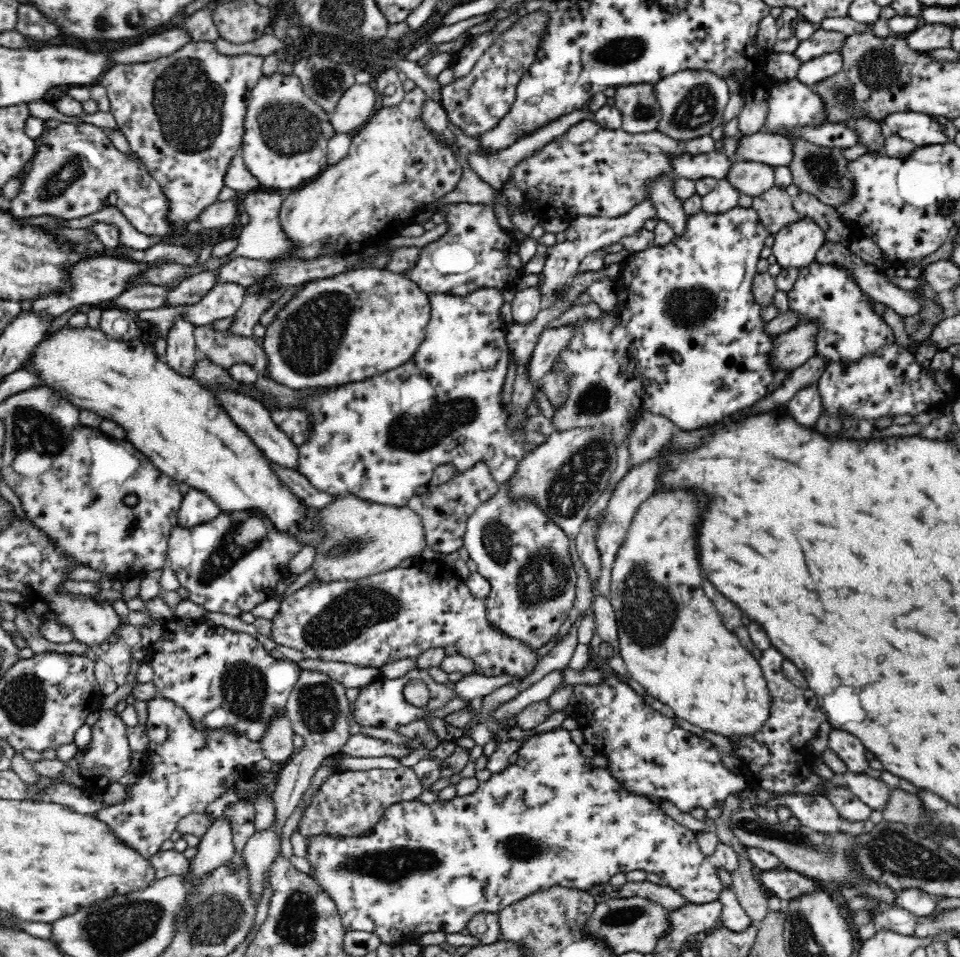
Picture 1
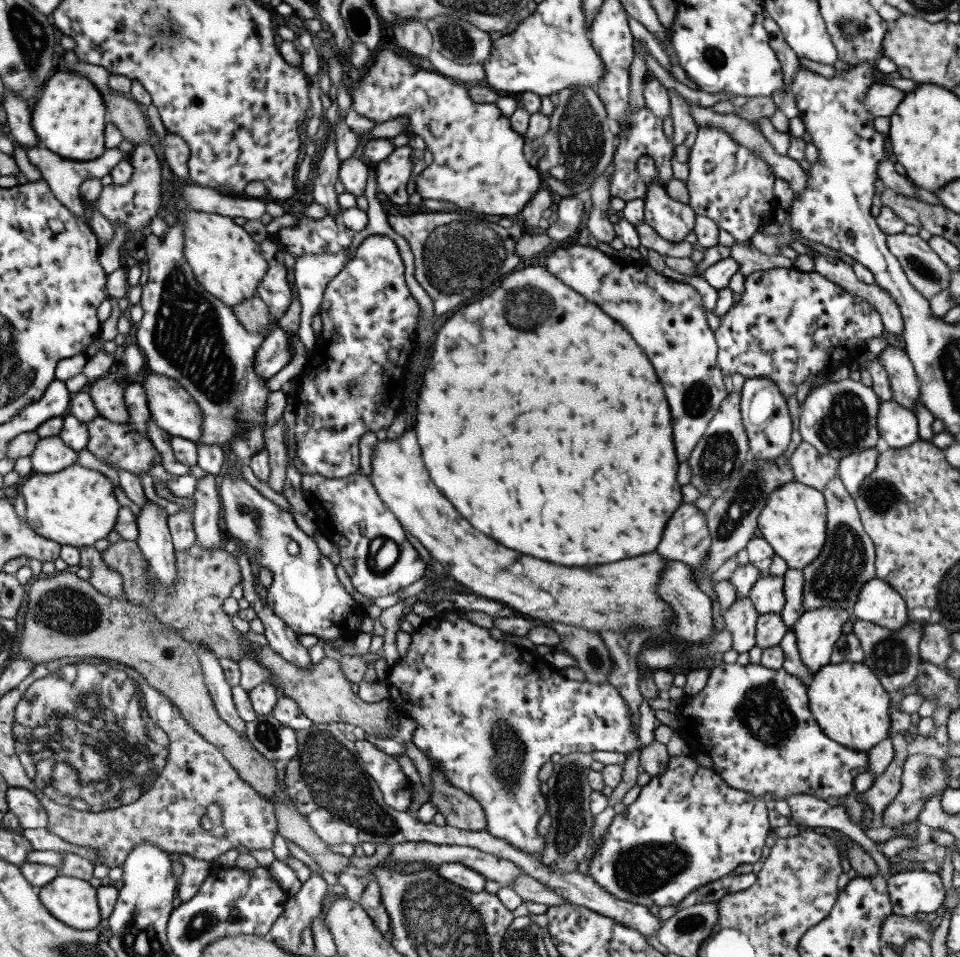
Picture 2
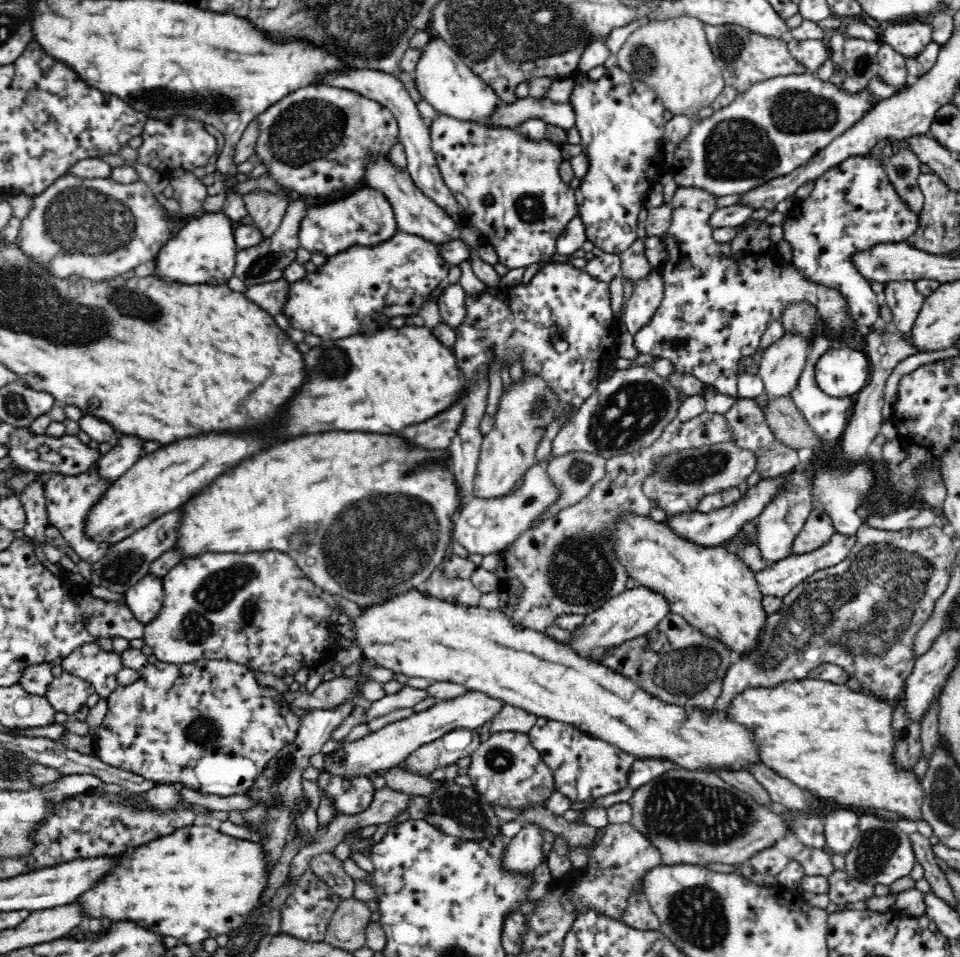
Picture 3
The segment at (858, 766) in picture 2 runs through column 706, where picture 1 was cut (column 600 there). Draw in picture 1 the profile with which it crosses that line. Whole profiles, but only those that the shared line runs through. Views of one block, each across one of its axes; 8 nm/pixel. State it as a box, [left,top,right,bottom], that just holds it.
[574,675,747,813]

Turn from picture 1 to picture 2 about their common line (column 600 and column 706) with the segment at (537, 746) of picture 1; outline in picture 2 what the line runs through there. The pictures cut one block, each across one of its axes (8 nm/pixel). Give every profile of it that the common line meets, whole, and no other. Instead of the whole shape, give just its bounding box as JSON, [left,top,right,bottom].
[584,756,772,908]

